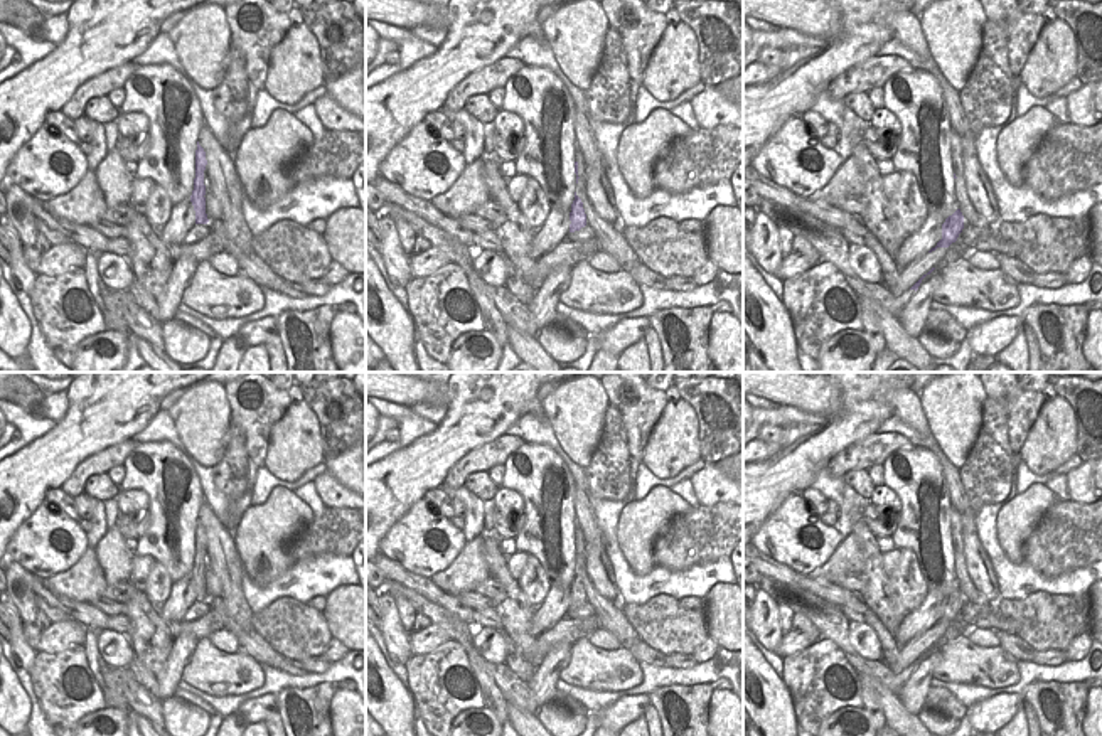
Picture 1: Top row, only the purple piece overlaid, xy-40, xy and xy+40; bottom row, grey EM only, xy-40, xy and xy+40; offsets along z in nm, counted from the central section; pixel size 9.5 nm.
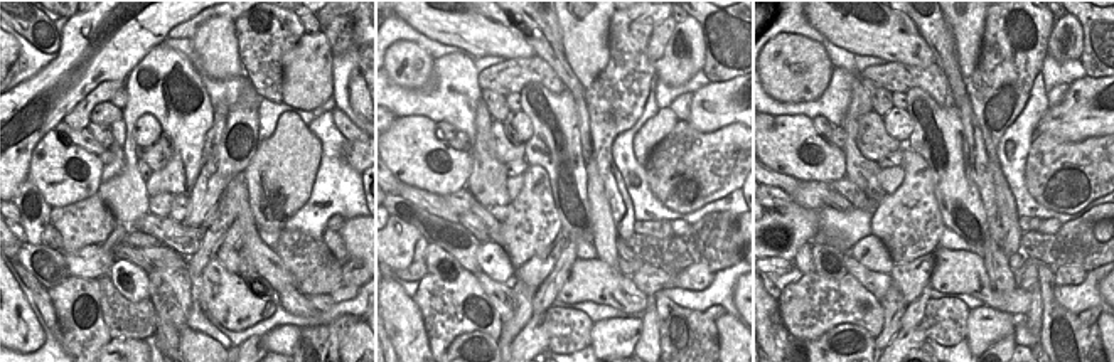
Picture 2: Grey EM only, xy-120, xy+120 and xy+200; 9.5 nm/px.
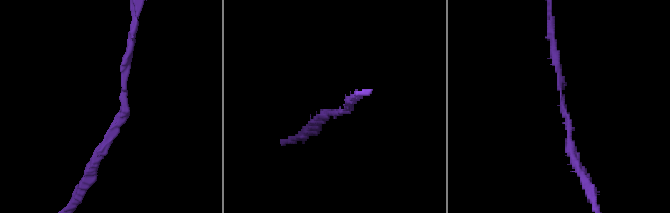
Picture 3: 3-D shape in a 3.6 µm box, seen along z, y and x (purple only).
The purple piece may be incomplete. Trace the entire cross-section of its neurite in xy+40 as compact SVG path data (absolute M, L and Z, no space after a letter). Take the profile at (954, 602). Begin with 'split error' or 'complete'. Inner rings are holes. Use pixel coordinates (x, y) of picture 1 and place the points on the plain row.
complete; M957 586L942 601L942 616L928 630L935 628L937 625L949 625L952 620L957 618L962 606L964 606L964 593L962 593L960 586Z

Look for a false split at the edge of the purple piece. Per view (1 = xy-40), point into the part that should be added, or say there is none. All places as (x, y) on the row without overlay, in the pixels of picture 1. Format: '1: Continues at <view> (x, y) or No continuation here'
1: No continuation here

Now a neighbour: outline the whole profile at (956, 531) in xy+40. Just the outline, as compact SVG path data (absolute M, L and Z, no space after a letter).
M952 509L950 515L950 536L952 536L952 547L955 554L964 554L964 544L962 544L962 529L960 529L960 514Z

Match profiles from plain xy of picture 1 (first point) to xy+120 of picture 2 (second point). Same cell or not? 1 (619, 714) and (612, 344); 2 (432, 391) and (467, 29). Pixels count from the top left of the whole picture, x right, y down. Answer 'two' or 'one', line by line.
1: one
2: one

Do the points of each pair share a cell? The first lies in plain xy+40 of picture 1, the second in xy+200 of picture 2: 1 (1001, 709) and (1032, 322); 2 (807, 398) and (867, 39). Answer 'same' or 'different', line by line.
1: different
2: same

